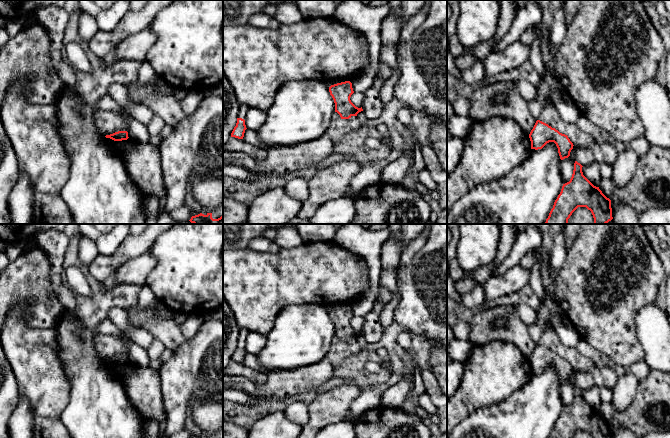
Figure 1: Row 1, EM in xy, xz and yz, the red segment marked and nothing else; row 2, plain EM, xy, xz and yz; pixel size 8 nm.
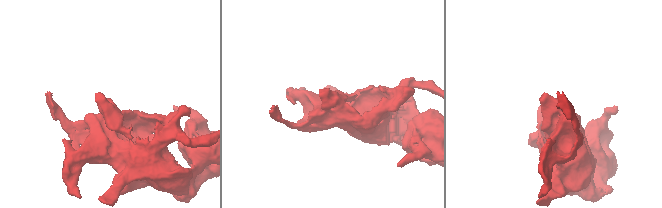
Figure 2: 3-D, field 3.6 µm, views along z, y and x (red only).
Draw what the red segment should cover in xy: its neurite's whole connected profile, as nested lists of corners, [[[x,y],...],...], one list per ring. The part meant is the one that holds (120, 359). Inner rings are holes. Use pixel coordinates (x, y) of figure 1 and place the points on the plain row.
[[[118,355],[113,358],[106,359],[105,361],[110,362],[114,365],[122,365],[122,364],[127,364],[129,362],[127,355]]]

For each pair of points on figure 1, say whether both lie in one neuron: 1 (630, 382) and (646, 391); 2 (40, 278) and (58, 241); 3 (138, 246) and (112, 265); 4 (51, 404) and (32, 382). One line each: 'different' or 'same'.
1: different
2: different
3: same
4: same

